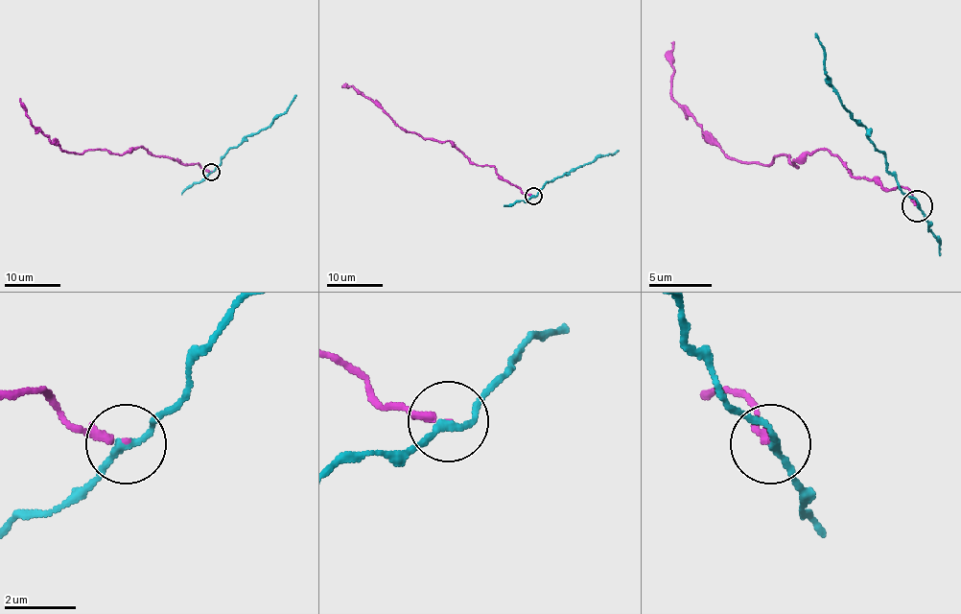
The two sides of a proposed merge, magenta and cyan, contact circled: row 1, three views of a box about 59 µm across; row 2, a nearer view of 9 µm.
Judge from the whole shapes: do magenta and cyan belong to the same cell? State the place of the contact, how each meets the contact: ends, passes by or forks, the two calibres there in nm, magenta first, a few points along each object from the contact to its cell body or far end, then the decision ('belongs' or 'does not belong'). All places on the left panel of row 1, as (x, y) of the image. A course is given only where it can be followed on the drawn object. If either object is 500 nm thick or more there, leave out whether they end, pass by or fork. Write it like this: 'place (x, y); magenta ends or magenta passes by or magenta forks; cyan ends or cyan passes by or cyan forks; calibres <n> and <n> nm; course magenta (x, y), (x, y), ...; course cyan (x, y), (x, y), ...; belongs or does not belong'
place (211, 172); magenta ends; cyan passes by; calibres 180 and 200 nm; course magenta (211, 172), (198, 163), (154, 156), (140, 146), (116, 154), (100, 149), (67, 153), (32, 124), (20, 99); course cyan (211, 172), (231, 148), (267, 128), (284, 112), (296, 95); does not belong

